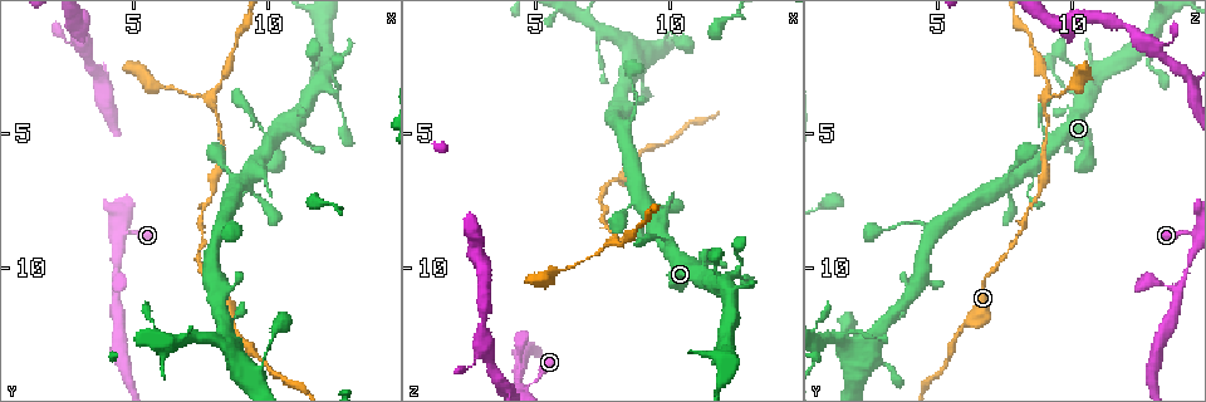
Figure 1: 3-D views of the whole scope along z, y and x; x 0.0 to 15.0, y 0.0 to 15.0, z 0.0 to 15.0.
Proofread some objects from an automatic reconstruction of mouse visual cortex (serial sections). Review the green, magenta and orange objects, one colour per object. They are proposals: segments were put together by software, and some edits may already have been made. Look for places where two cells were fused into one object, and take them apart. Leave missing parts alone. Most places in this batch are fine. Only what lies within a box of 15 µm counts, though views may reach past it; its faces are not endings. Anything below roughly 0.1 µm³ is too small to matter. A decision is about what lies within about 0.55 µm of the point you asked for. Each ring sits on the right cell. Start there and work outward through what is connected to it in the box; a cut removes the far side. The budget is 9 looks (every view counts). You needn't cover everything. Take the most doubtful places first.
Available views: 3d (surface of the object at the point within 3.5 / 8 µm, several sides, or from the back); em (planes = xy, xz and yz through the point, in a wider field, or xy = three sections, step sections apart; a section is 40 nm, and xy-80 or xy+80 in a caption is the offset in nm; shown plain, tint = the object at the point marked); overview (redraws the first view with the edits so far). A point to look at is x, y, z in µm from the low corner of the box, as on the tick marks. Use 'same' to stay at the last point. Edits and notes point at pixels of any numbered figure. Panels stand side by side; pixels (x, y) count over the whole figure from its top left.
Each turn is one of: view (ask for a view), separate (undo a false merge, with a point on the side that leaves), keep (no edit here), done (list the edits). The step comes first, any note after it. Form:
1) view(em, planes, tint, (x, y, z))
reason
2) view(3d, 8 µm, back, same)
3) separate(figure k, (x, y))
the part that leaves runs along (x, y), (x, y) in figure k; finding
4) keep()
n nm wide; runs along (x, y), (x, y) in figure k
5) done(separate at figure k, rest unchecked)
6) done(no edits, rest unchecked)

view(3d, 3.5 µm, back, (8.0, 3.8, 8.9))
three-way junction

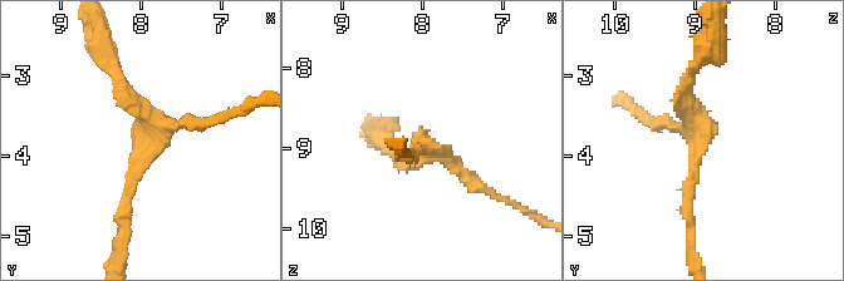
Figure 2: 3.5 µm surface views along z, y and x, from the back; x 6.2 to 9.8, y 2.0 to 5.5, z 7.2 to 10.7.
keep()
runs along (126, 222), (141, 146), (202, 122) in figure 2; one cell here

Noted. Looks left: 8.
view(em, xy, step 3, tint, (12.2, 3.3, 10.4))

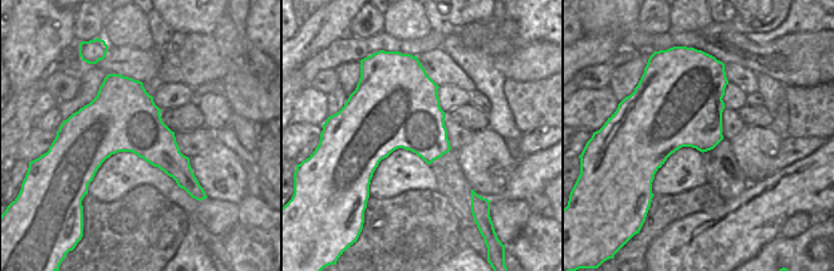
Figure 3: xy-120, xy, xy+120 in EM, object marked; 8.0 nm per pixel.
view(3d, 3.5 µm, same)

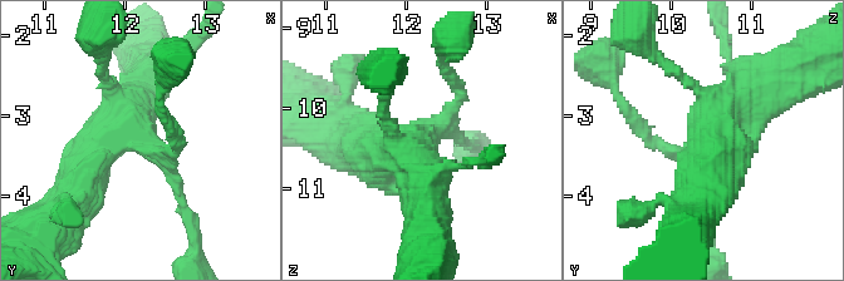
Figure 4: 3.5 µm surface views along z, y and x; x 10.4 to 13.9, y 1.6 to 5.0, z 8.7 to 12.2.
keep()
runs along (701, 193), (714, 123), (775, 82) in figure 4; one cell here

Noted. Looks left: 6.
view(3d, 3.5 µm, (4.7, 8.7, 14.4))
a narrow waist

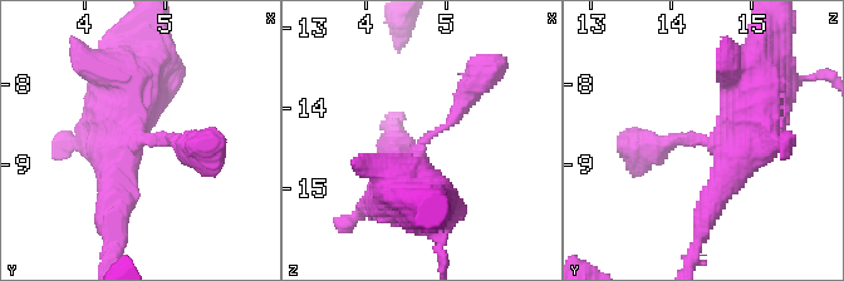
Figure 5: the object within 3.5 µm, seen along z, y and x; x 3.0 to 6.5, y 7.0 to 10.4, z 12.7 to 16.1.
view(em, xy, step 1, tint, (4.75, 8.70, 14.40))
3 arms; arms of 250, 450, 700 nm

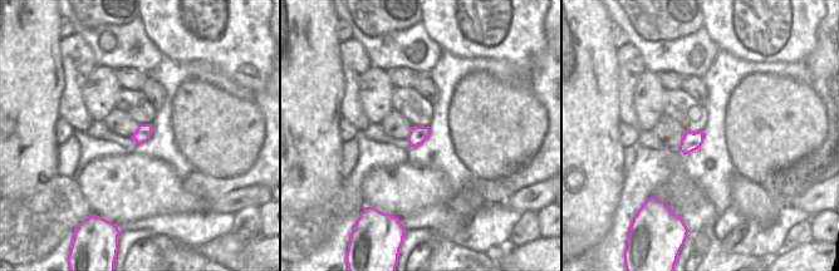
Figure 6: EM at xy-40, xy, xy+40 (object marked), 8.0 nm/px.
keep()
continuous, no second cell

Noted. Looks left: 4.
view(3d, 3.5 µm, (4.4, 10.7, 14.0))
thin neck

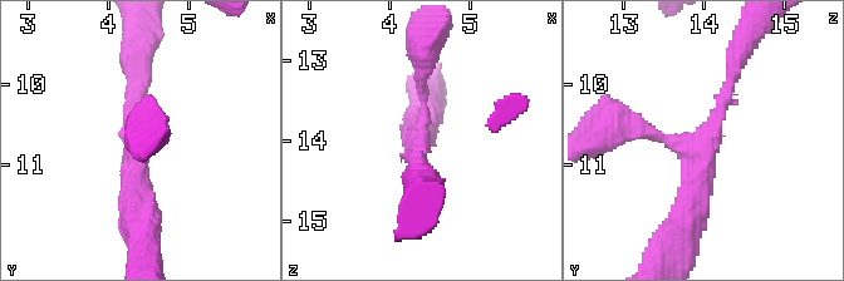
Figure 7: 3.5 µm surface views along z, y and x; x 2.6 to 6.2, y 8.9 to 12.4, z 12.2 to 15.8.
view(em, xy, step 5, tint, (4.35, 10.75, 14.05))

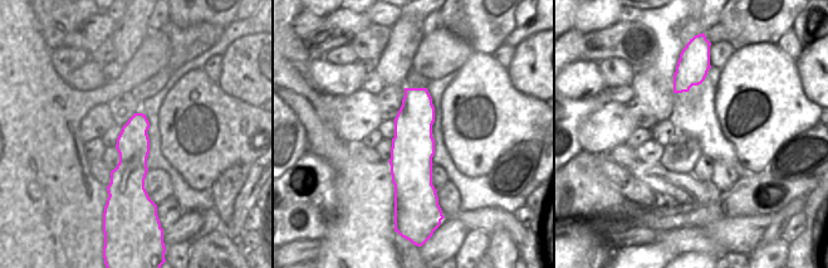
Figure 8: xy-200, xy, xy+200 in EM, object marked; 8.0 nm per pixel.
view(em, xy, step 1, tint, same)

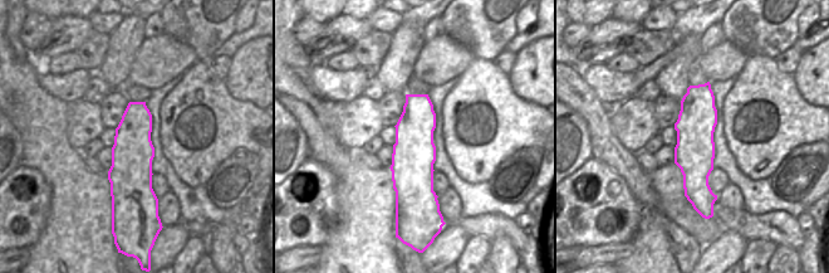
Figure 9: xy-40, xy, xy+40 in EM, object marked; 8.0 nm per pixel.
keep()
arms of 150, 200, 400 nm; one cell here

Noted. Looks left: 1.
done(no edits, rest unchecked)

